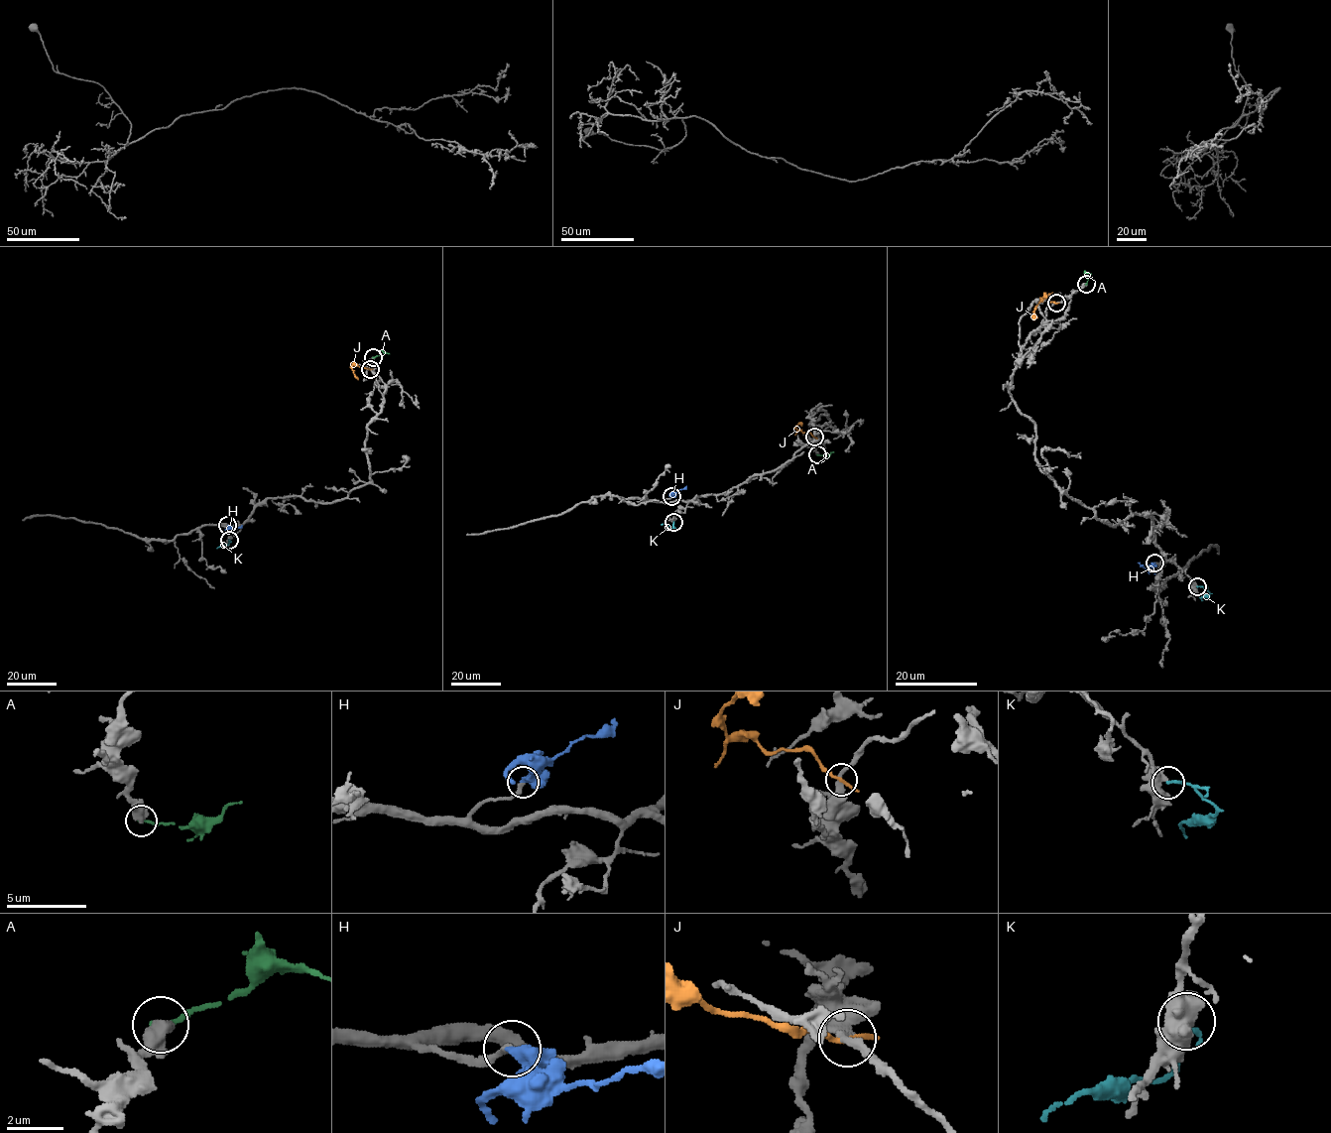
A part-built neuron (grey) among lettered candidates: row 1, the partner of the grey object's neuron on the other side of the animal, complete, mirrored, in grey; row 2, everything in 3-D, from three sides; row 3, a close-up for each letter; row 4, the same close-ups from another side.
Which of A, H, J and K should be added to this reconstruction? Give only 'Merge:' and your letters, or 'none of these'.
Merge: H

